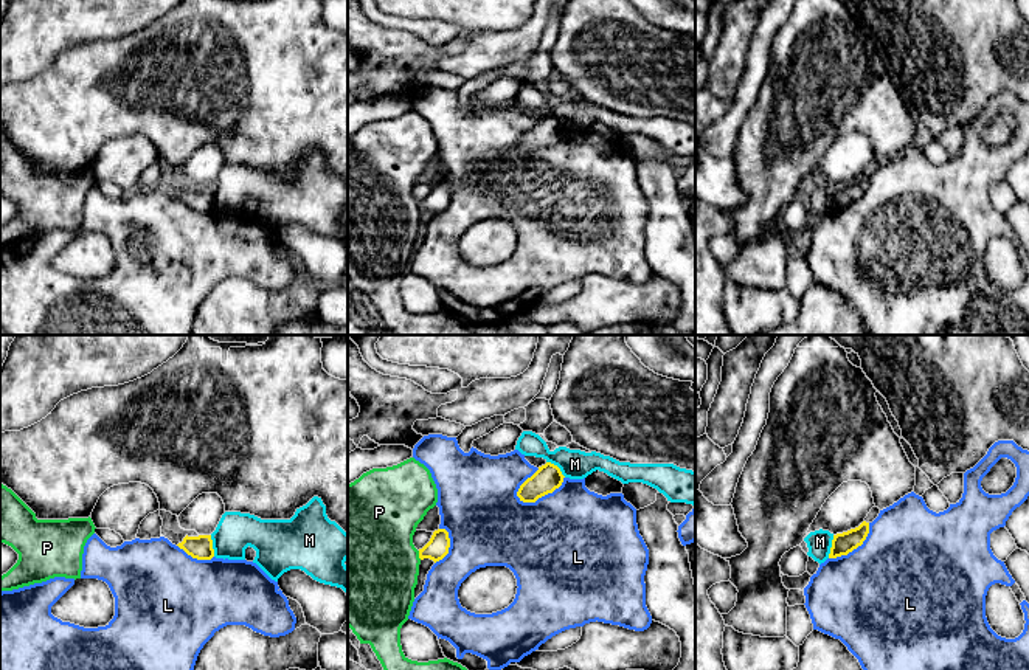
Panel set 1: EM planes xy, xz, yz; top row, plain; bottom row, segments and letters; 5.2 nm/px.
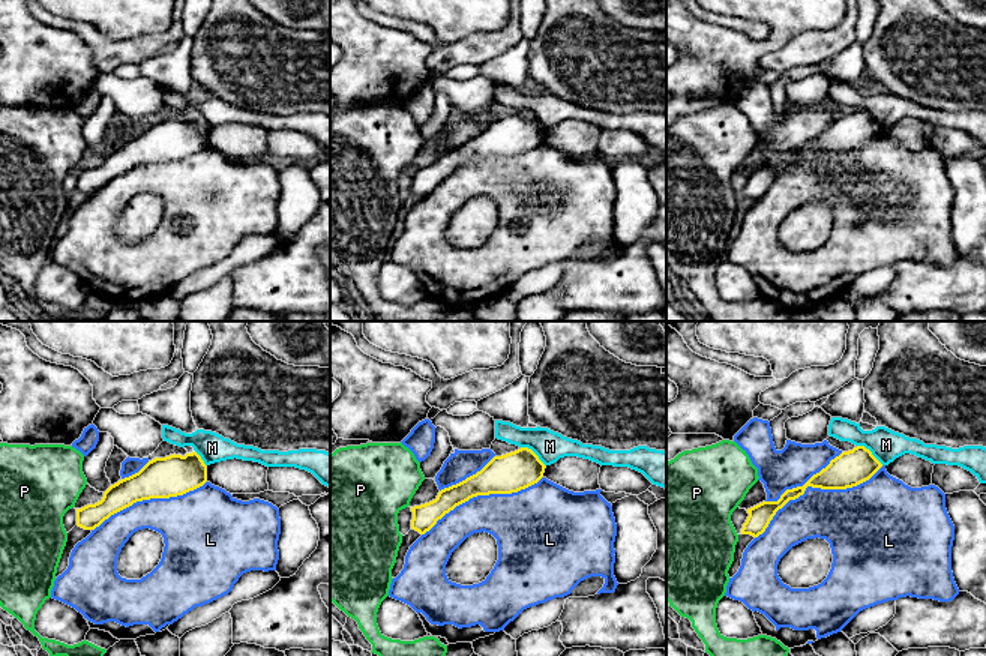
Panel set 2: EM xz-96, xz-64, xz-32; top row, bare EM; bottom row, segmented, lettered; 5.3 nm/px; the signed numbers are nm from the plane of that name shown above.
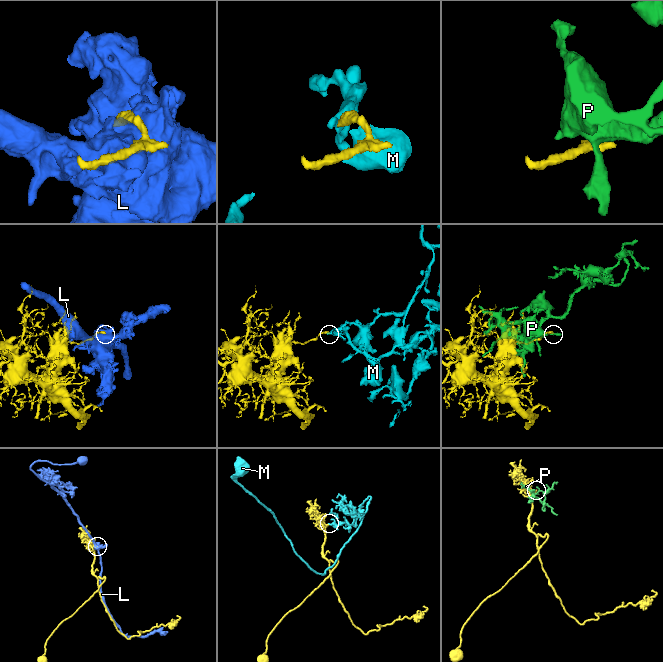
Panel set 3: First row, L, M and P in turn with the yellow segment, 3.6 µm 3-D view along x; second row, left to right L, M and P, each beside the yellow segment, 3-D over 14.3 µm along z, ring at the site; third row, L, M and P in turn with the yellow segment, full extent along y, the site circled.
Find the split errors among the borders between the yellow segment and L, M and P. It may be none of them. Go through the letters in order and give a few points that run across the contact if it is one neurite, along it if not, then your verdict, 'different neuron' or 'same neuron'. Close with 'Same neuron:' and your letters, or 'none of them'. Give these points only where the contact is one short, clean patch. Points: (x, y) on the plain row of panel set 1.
L: different neuron
M: line yz (834, 188), (828, 210); different neuron
P: different neuron
Same neuron: none of them

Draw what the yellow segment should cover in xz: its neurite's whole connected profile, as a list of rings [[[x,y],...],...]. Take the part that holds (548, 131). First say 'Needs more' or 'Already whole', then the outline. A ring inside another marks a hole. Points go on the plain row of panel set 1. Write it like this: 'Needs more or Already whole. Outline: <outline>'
Already whole. Outline: [[[546,115],[520,138],[517,149],[523,155],[535,155],[539,150],[559,141],[563,130],[565,129],[557,118]]]

